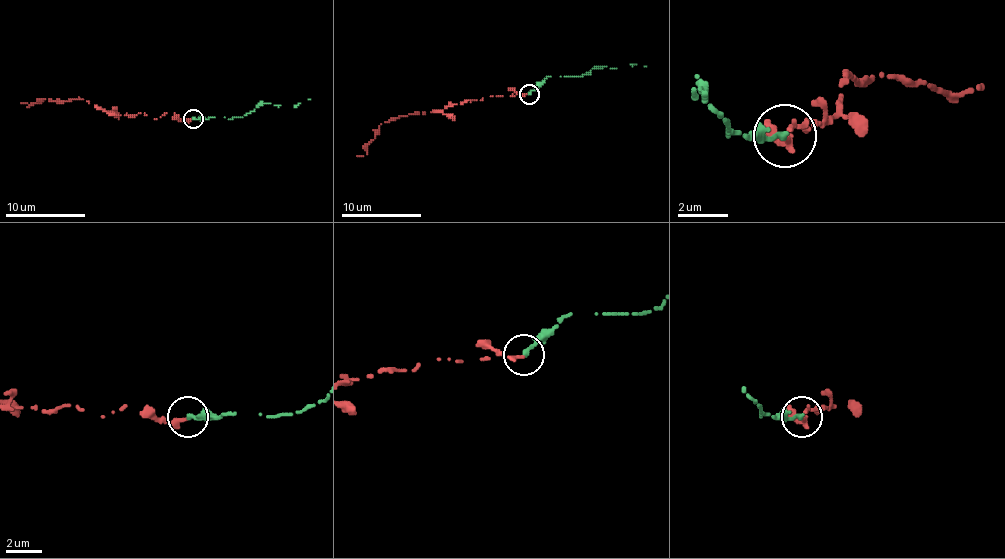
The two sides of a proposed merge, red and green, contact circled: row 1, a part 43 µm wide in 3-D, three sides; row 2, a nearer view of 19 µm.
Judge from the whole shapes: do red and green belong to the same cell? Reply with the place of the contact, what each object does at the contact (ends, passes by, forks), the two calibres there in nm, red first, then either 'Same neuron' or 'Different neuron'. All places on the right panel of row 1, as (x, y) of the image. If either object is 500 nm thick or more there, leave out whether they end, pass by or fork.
Place: (784, 136). At the ring red ends. At the ring green ends. Thickness 280 nm (red) against 260 nm. Same neuron

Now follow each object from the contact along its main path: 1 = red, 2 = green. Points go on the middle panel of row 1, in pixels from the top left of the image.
1: (528, 94), (491, 96), (443, 110), (391, 118), (379, 126), (367, 154), (357, 156)
2: (528, 94), (548, 76), (578, 76), (600, 66), (646, 66)

